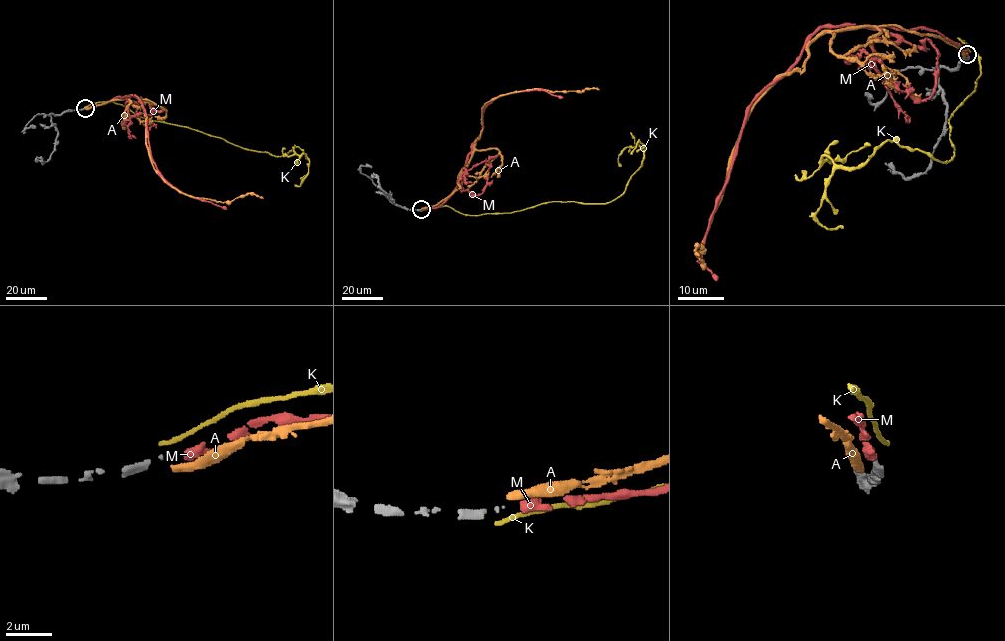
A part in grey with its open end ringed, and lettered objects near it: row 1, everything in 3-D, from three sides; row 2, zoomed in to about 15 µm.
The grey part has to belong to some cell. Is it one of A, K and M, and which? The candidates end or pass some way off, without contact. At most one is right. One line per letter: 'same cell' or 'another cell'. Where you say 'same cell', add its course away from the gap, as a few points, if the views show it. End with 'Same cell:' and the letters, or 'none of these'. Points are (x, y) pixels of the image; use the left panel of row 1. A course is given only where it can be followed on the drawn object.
A: another cell
K: another cell
M: same cell | via (87, 108), (114, 98), (135, 95), (144, 109), (150, 154), (158, 172), (184, 193), (226, 209)
Same cell: M

